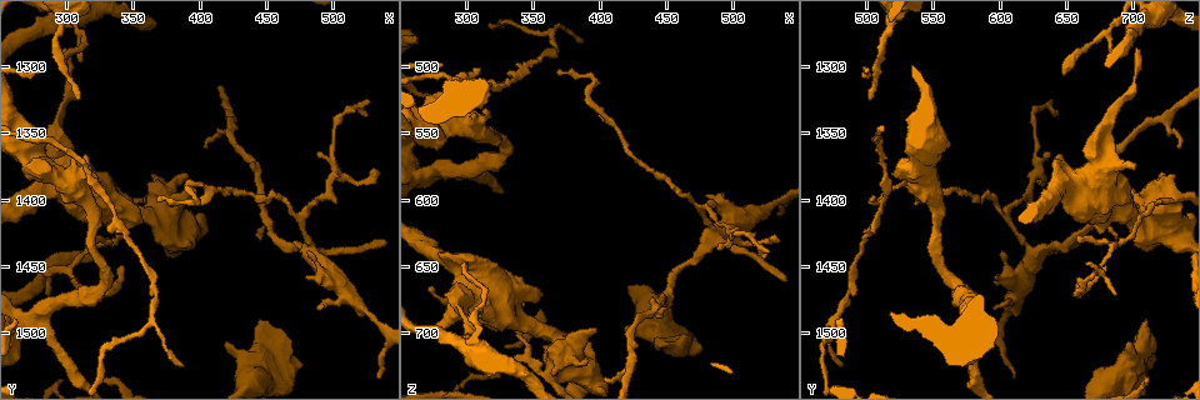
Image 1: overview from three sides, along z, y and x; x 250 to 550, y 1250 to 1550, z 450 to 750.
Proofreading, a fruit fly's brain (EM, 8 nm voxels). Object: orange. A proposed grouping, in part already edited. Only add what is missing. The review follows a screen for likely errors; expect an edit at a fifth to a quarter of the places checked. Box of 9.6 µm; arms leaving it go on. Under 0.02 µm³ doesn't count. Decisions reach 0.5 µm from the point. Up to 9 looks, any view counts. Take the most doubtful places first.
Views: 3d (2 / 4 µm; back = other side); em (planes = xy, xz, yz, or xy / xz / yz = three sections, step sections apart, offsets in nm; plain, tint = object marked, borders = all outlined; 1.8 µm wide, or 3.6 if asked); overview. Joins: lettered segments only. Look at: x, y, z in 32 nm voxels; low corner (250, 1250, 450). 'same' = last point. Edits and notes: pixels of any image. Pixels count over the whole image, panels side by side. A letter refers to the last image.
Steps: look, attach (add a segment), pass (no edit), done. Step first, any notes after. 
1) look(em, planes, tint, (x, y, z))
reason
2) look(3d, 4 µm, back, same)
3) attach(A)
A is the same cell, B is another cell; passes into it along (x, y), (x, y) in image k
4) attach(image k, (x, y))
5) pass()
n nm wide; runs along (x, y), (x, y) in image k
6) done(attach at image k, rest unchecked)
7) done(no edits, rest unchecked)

look(em, xy, step 8, borders, (342, 1450, 682))
free end

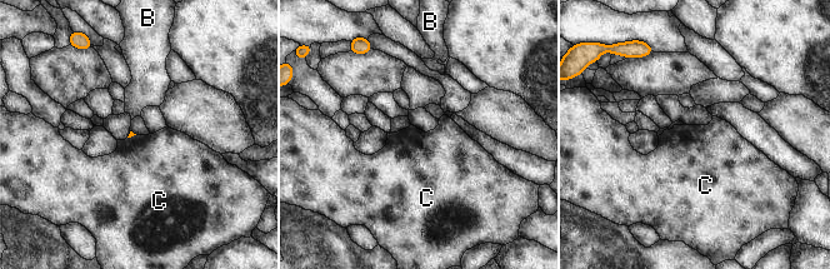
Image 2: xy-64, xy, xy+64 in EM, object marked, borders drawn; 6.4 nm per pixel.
look(em, planes, borders, same)
cut it another way

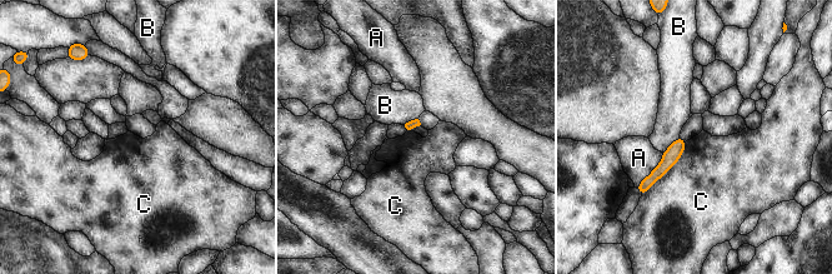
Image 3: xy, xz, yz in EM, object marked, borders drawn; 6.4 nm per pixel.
pass()
C touches over 460 nm; A, B and C are other cells; border along (686, 142), (682, 155), (641, 197) in image 3; none of them fits

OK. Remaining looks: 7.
look(em, yz, step 16, borders, (440, 1426, 690))
free end

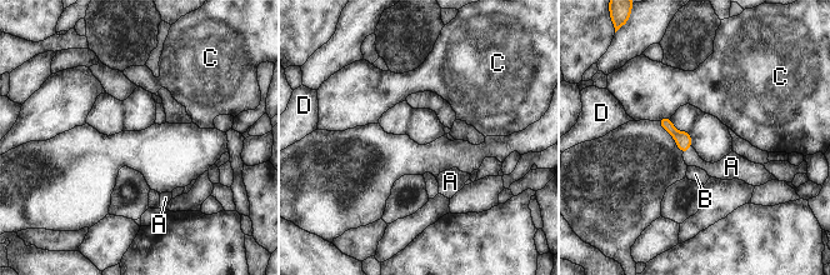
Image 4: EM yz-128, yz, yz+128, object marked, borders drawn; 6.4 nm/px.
attach(A)
A is the same cell, B, C and D are other cells; it goes on there

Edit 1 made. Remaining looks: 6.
look(em, planes, borders, (536, 1534, 610))
free end

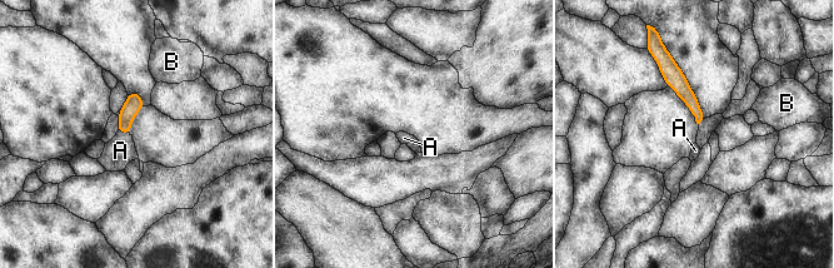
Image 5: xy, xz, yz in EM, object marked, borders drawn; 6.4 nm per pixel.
attach(A)
A touches over 80 nm; A is the same cell, B is another cell; passes into it along (134, 103), (124, 132), (120, 150) in image 5; it goes on there

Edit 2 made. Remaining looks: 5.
done(attach at image 4, attach at image 5, rest unchecked)

